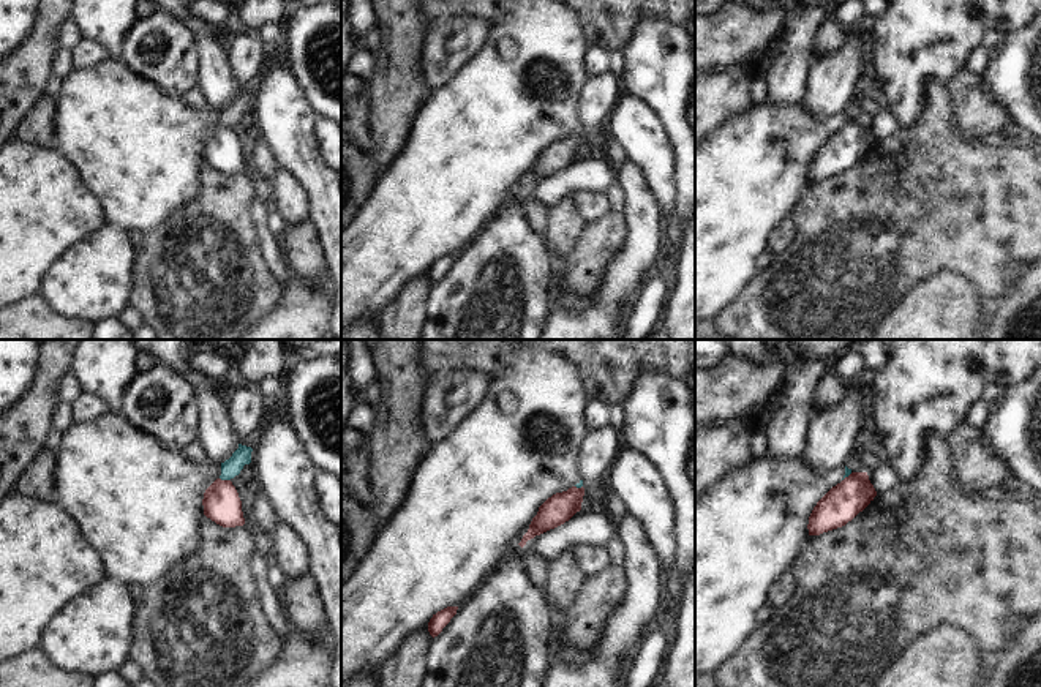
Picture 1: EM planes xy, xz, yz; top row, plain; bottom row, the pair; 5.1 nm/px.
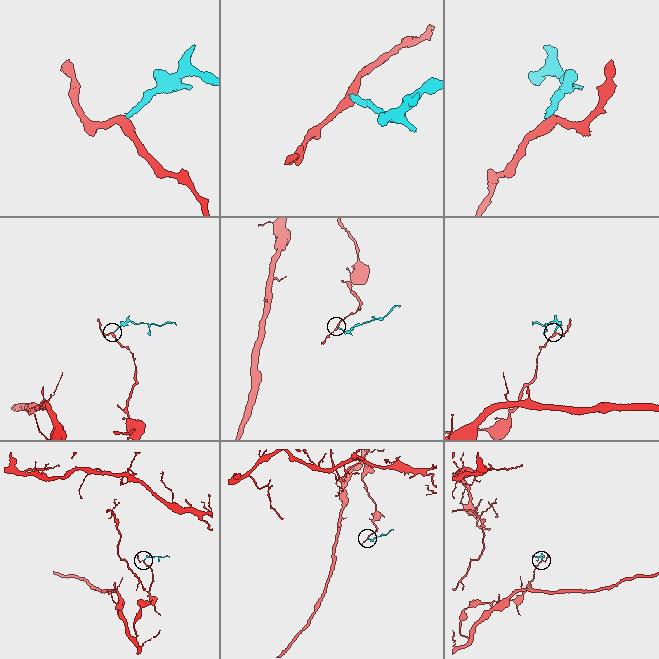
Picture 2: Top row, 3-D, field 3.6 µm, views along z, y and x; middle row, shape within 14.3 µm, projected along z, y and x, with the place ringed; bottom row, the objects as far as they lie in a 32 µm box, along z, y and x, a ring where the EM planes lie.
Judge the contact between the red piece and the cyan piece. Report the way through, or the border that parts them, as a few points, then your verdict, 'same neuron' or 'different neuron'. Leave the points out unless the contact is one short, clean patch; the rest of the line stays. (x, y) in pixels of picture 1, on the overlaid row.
border xy (220, 477), (229, 480); different neuron

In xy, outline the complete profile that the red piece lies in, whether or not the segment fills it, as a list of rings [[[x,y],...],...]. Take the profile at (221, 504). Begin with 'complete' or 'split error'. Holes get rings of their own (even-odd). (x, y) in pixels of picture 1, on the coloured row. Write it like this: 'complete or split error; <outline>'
complete; [[[216,479],[204,493],[204,515],[223,527],[243,526],[242,501],[231,480]]]

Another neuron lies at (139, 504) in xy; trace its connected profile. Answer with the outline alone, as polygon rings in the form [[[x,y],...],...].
[[[118,411],[71,423],[54,439],[55,501],[76,521],[96,550],[106,576],[125,586],[148,584],[177,561],[194,553],[201,540],[204,493],[216,480],[231,480],[251,463],[251,447],[239,449],[224,463],[190,461],[153,434],[136,428]]]

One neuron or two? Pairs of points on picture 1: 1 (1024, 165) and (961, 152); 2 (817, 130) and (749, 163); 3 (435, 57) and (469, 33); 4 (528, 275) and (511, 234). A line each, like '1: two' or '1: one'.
1: one
2: one
3: one
4: one

